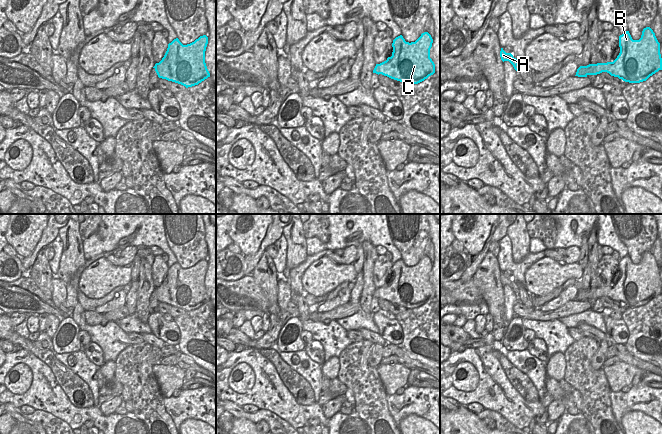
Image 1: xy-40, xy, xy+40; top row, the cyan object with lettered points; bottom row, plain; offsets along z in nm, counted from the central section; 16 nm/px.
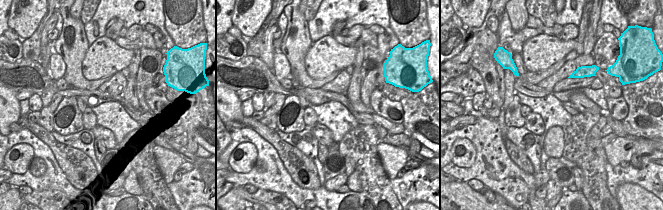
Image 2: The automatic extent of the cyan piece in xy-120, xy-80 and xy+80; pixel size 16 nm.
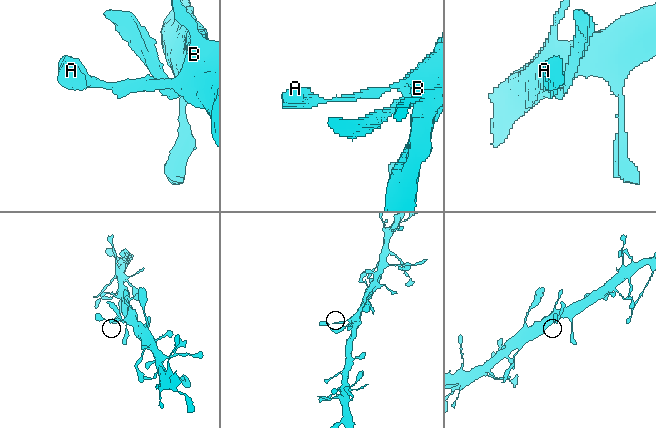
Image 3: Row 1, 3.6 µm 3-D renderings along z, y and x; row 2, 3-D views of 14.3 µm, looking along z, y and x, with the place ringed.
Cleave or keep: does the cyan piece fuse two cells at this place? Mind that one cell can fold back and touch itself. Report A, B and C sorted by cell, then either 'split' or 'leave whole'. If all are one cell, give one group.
A B C | leave whole

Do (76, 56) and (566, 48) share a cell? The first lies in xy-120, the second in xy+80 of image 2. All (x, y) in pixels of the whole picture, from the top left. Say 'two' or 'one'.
two

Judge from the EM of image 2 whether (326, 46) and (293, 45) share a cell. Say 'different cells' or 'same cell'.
different cells

